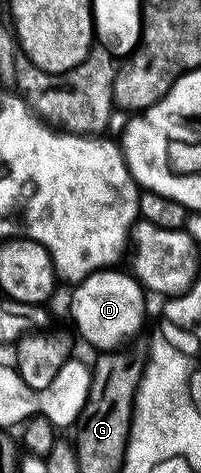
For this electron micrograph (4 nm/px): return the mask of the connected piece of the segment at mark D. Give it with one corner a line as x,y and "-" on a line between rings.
114,267
100,268
91,272
85,279
74,285
75,293
71,296
71,320
79,331
79,336
87,344
92,344
100,353
113,352
127,346
131,339
138,334
147,316
147,300
145,289
130,271
115,272

